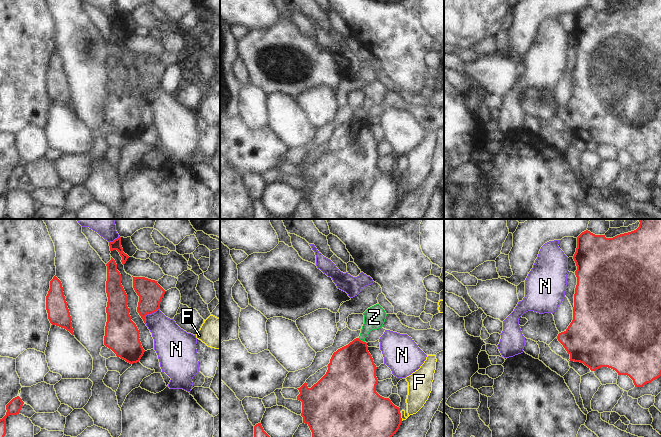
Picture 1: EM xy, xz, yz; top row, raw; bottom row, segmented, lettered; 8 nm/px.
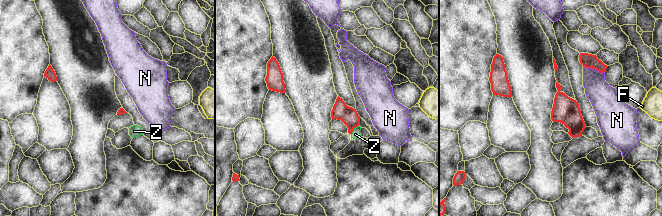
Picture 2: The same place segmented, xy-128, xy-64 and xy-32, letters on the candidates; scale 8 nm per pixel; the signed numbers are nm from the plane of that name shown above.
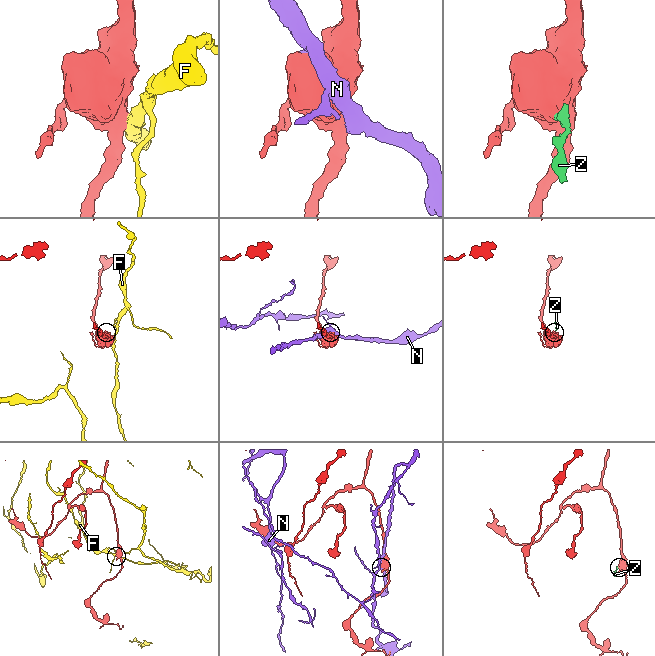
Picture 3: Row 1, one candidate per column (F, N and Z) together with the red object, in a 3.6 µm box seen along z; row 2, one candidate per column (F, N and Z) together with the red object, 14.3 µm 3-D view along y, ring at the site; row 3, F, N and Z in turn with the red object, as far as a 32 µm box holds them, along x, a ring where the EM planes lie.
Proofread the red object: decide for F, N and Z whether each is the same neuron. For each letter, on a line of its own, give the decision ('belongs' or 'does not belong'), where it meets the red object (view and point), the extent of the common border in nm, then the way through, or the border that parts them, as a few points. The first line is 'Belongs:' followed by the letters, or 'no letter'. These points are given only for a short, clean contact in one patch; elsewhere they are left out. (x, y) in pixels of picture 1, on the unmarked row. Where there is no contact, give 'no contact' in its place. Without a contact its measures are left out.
Belongs: no letter
F: does not belong; contact xz (400, 193); length 70 nm; border xz (400, 189), (402, 196)
N: does not belong; contact xy (148, 89); length 180 nm
Z: does not belong; contact xz (360, 116); length 70 nm; border xz (358, 114), (364, 118)

